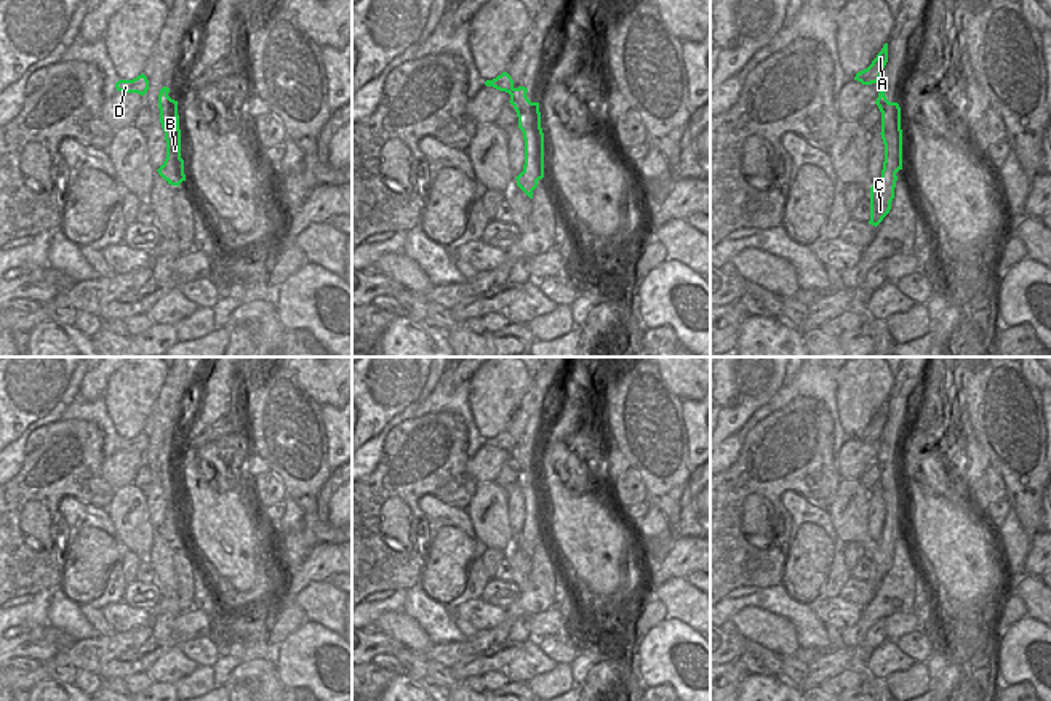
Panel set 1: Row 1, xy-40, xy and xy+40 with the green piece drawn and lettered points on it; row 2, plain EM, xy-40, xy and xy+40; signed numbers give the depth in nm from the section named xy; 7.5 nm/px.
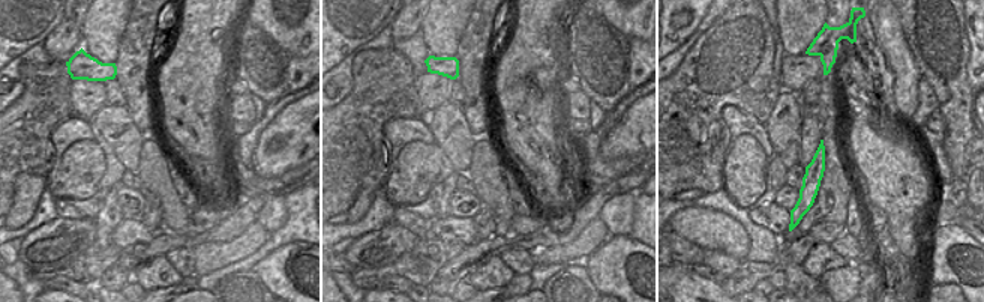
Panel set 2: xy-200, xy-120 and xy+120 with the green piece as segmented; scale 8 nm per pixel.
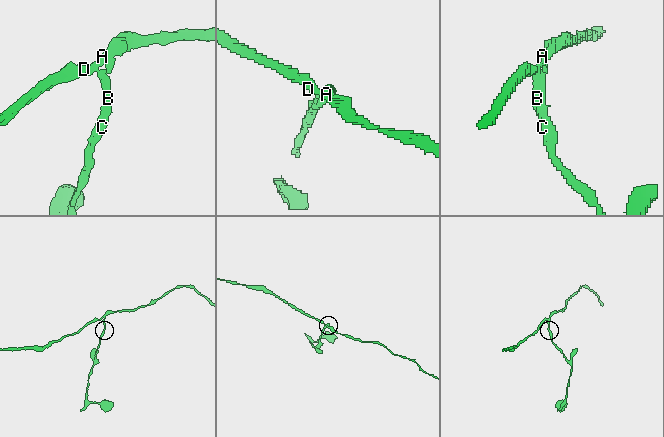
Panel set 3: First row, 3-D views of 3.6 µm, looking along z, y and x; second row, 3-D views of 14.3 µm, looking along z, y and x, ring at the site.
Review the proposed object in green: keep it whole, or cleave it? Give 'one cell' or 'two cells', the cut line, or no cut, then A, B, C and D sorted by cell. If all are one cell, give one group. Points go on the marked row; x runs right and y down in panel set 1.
two cells | xy (515, 88), (509, 93) | A D / B C

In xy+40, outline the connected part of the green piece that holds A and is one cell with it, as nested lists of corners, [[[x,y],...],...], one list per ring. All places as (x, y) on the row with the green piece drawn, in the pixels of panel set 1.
[[[888,43],[883,45],[881,51],[877,54],[877,58],[867,69],[856,74],[854,80],[861,82],[862,85],[878,83],[886,62],[888,62]]]

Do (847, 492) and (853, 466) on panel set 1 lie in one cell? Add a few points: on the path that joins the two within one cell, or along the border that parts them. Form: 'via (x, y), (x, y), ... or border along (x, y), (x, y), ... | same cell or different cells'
border along (842, 479), (856, 480) | different cells

